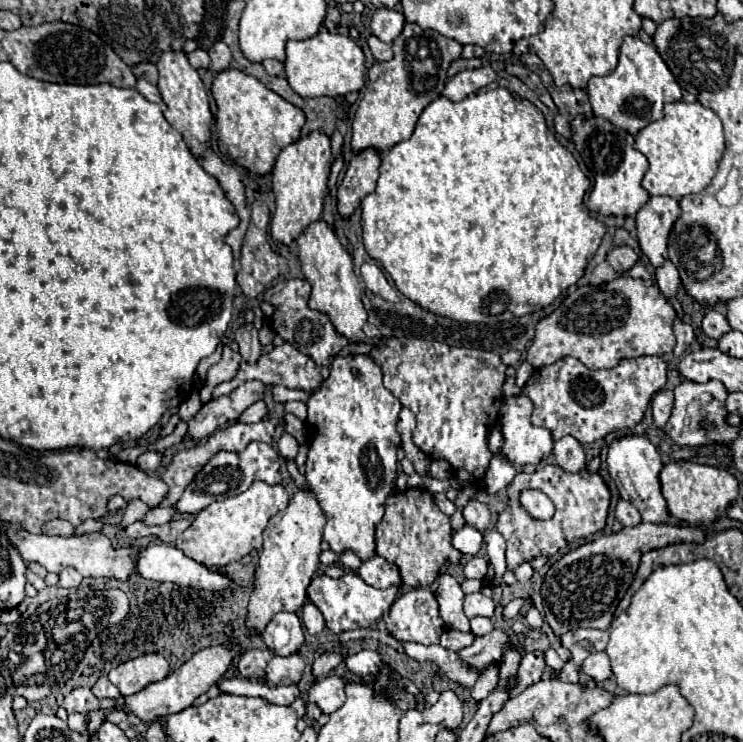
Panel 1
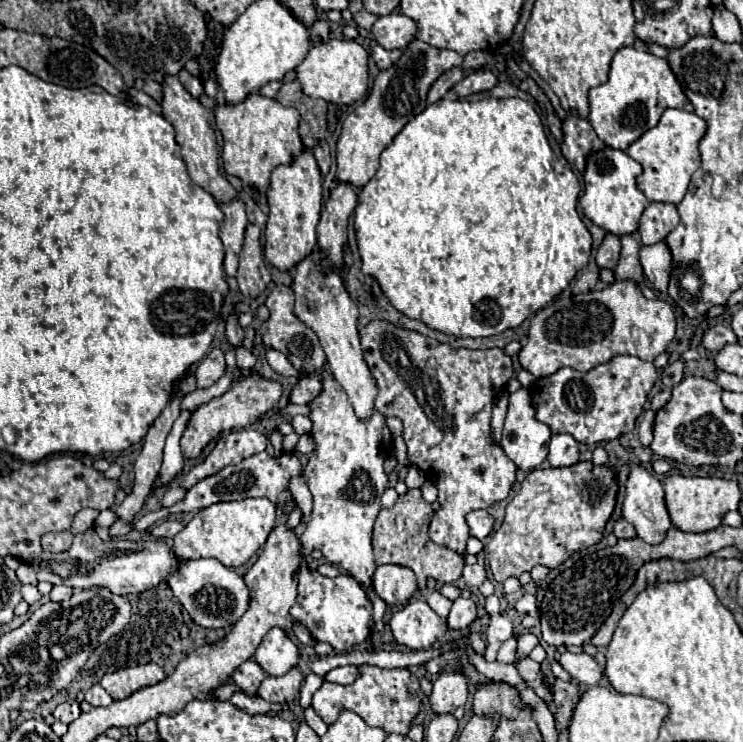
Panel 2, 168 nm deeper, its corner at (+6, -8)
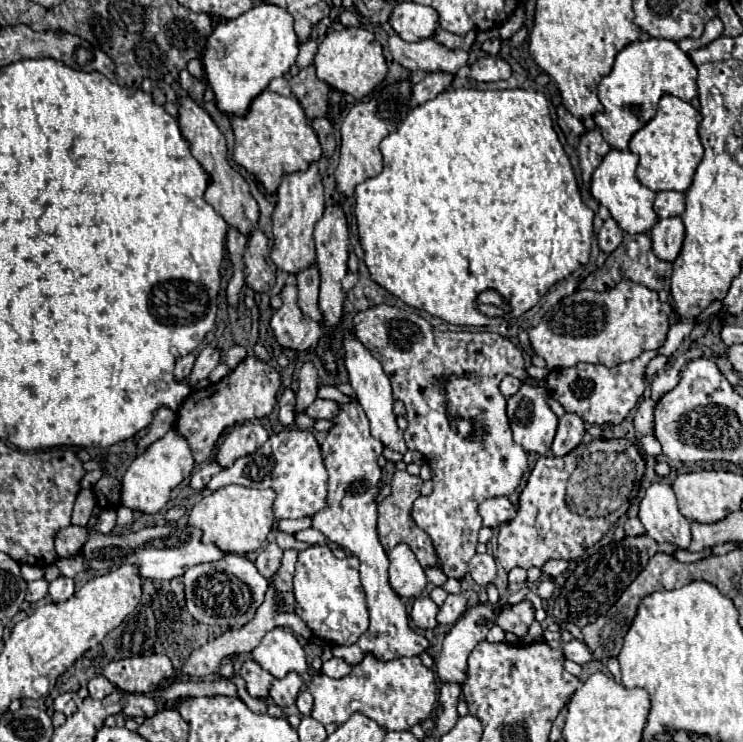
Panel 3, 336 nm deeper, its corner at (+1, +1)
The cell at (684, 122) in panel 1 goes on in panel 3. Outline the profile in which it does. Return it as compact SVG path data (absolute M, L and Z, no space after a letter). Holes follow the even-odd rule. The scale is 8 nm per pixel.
M664 95L658 103L658 113L630 139L630 151L640 157L636 177L652 191L686 191L692 183L694 171L704 155L704 147L698 137L698 125L702 115L686 101Z

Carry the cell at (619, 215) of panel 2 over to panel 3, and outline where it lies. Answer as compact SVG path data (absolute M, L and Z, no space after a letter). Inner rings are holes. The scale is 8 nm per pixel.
M612 149L600 163L600 167L594 171L592 175L592 183L590 183L590 193L594 195L594 199L604 205L612 219L626 231L626 233L648 233L650 227L654 227L654 223L658 221L658 217L652 211L654 205L654 197L656 193L650 191L648 187L644 187L638 179L636 179L636 167L638 167L638 155L632 151L618 151Z

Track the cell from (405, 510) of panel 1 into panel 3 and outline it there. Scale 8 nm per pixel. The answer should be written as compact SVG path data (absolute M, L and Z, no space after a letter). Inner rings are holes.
M396 471L394 479L392 479L392 493L384 501L378 503L378 535L380 535L380 543L382 543L384 551L390 551L398 543L406 543L406 545L410 545L410 549L414 551L414 555L418 557L422 567L440 567L440 561L438 561L430 535L426 535L426 531L422 531L412 521L412 505L420 497L422 483L424 481L420 477L414 477L408 471Z

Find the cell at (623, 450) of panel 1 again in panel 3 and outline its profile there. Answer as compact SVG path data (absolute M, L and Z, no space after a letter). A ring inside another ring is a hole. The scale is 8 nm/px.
M656 481L646 489L638 507L638 517L646 527L646 535L654 541L670 541L682 549L690 545L690 521L680 515L676 495L668 483Z

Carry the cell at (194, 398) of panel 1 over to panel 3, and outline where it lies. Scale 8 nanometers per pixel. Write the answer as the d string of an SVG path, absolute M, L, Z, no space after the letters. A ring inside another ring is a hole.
M172 427L162 439L152 443L144 455L136 457L122 479L122 505L144 513L158 513L172 495L172 489L184 481L194 469L194 457L186 439Z

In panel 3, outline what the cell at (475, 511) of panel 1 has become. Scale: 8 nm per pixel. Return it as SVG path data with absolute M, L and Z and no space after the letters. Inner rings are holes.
M494 497L494 499L486 499L480 507L478 513L484 521L484 527L500 527L504 521L514 519L516 515L516 507L508 501L508 497Z

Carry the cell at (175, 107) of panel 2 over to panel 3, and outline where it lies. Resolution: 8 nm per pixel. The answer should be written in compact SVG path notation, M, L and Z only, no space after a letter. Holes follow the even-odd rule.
M184 95L178 99L178 123L180 131L186 141L192 145L192 155L194 159L204 167L204 171L212 177L212 185L208 185L204 199L214 207L216 213L220 213L228 225L236 227L244 235L248 235L254 229L254 223L258 221L258 205L254 197L250 195L248 183L240 173L236 173L230 163L228 163L228 149L226 149L226 137L214 123L214 119L206 113L202 105L198 105L190 95Z

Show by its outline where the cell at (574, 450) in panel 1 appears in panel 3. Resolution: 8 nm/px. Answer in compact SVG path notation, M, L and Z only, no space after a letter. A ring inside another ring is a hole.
M566 413L564 417L560 417L558 431L552 443L552 453L556 457L570 453L572 449L576 449L582 443L584 433L586 433L586 425L582 423L582 419L578 419L578 415L574 413Z

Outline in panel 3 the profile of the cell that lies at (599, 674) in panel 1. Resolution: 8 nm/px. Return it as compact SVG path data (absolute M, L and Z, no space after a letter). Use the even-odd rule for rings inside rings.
M572 639L570 643L564 643L564 657L578 663L578 665L586 665L586 663L594 661L590 647L582 641L576 641L576 639Z

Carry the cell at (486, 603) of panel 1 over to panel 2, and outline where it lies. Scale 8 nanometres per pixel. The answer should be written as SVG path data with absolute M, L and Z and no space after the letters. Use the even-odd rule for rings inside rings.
M455 598L451 612L447 616L447 626L449 628L467 628L473 620L477 618L477 608L475 602L469 598Z

